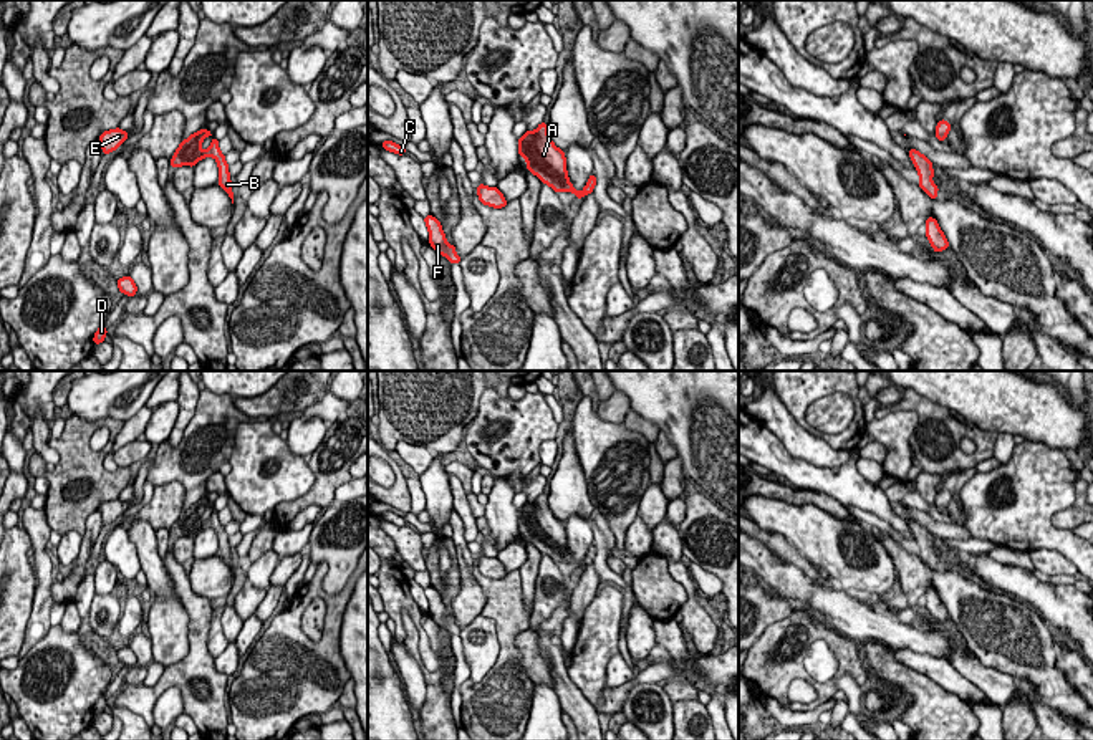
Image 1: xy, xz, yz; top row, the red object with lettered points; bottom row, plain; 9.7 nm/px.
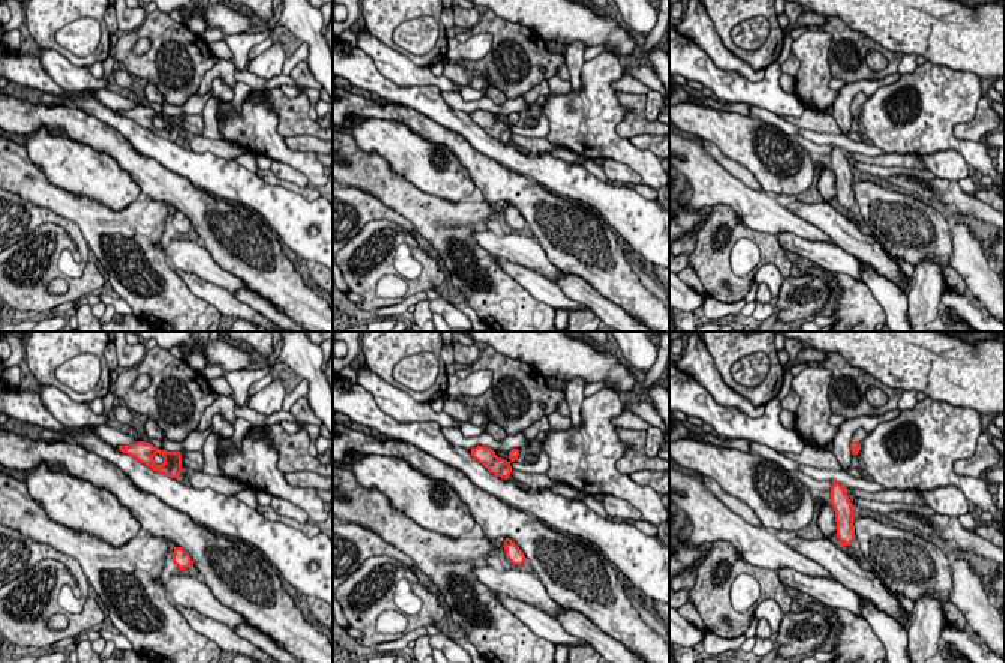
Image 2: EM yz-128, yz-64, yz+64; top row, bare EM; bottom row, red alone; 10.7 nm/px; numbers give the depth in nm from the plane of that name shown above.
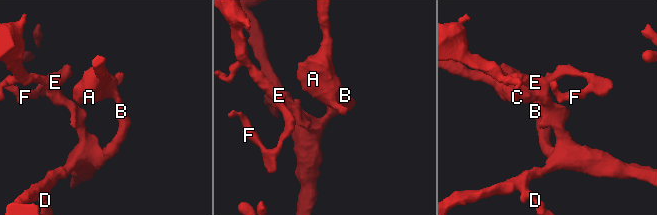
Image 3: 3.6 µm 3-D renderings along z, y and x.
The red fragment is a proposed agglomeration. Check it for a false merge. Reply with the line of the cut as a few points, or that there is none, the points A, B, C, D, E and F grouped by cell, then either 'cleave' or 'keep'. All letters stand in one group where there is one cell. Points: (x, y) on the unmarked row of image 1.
no cut | A B C D E F | keep

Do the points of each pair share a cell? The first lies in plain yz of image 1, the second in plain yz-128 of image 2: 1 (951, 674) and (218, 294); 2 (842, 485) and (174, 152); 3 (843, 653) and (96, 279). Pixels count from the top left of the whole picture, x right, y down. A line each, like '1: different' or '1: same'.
1: same
2: same
3: same

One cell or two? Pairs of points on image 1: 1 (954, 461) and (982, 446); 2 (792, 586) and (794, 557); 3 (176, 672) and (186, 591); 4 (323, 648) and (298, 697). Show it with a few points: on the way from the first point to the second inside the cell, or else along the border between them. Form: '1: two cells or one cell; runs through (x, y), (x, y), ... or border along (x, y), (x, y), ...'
1: one cell; runs through (962, 461), (971, 461), (977, 454)
2: two cells; border along (760, 542), (777, 558), (794, 563), (825, 586)
3: one cell; runs through (197, 654), (197, 613)
4: one cell; runs through (323, 659), (298, 686)

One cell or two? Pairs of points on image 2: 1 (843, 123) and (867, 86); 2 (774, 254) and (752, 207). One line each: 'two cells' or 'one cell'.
1: one cell
2: two cells

